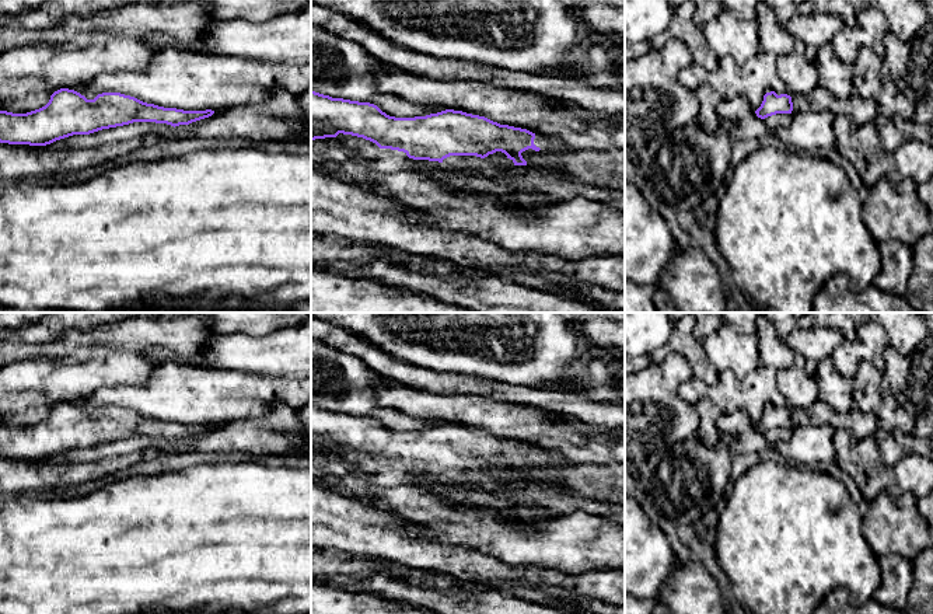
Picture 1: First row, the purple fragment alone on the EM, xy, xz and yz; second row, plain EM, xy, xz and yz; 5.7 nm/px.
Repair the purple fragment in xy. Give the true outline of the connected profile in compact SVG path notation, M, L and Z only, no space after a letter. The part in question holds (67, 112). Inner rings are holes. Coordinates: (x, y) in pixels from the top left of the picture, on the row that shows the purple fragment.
M60 88L39 109L27 114L0 111L0 143L46 146L73 135L90 135L133 122L167 123L175 128L213 114L212 109L164 108L120 93L102 93L87 100L74 90Z

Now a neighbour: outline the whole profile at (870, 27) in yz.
M876 7L857 13L853 27L843 25L831 45L841 60L853 66L862 46L871 48L880 57L884 56L884 39L888 31L885 15Z

